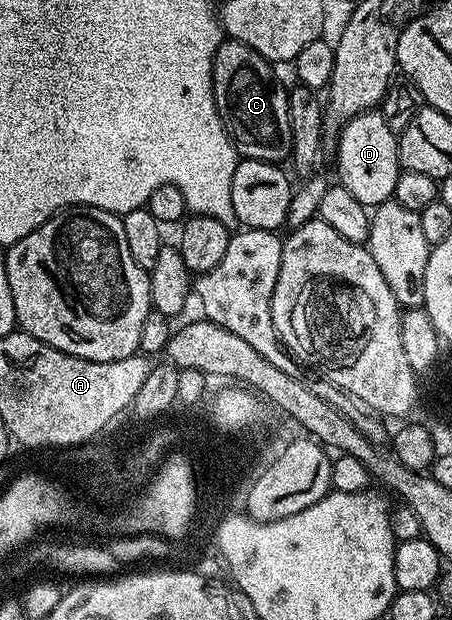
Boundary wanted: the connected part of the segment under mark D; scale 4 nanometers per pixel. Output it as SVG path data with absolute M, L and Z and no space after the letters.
M368 111L350 117L338 130L339 137L339 177L338 184L350 191L357 203L374 207L392 200L395 196L399 168L399 139L396 133L389 131L382 112Z

